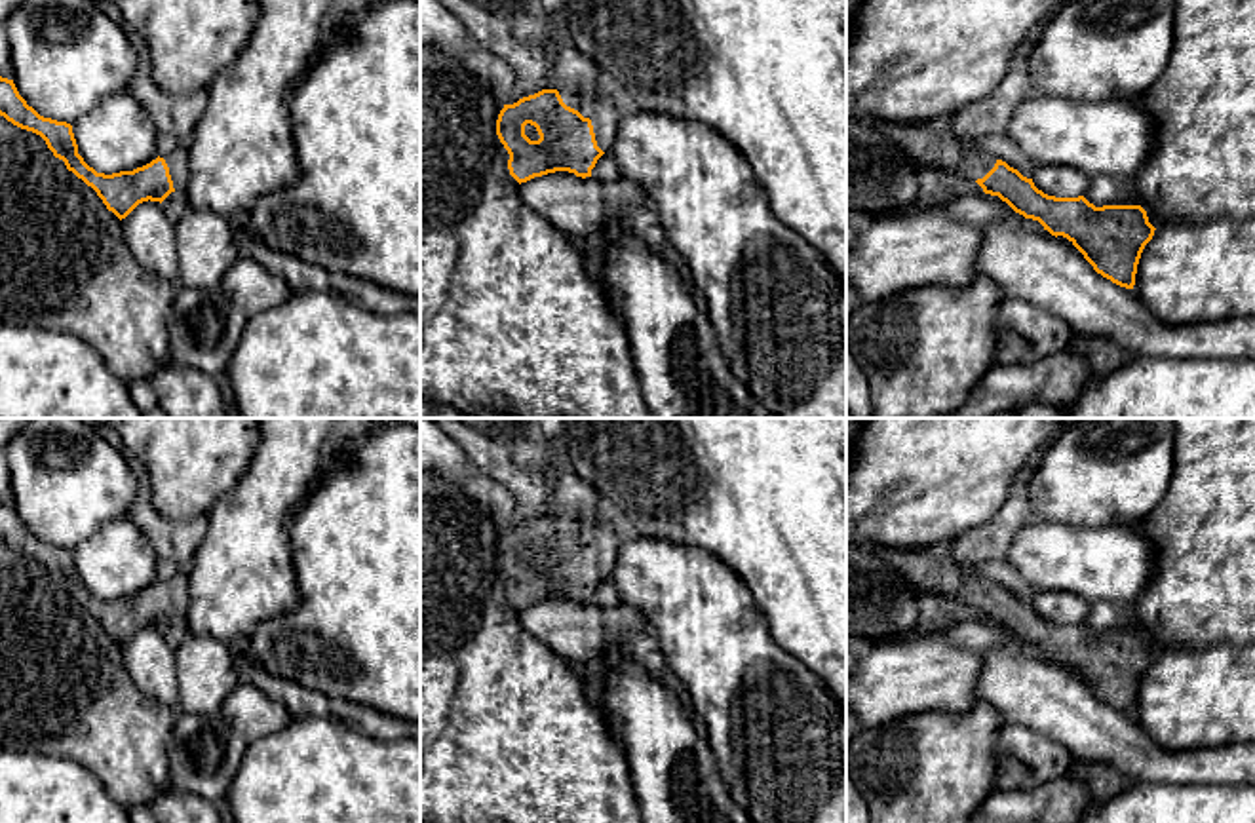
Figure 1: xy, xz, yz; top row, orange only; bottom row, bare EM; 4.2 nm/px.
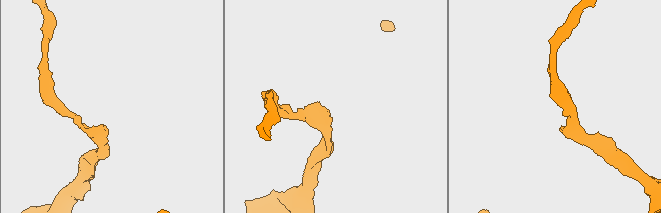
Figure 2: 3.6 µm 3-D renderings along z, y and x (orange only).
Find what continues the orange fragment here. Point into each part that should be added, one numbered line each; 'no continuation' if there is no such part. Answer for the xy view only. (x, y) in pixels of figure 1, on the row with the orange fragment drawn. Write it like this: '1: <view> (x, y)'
1: xy (177, 162)

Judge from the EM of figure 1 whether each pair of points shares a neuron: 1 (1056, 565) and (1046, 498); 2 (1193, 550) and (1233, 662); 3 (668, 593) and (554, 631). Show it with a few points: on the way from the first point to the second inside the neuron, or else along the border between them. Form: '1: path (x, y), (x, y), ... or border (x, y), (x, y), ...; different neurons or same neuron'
1: border (1041, 519), (1094, 529); different neurons
2: border (1235, 645), (1183, 649); different neurons
3: border (622, 603), (637, 609), (651, 628); different neurons

